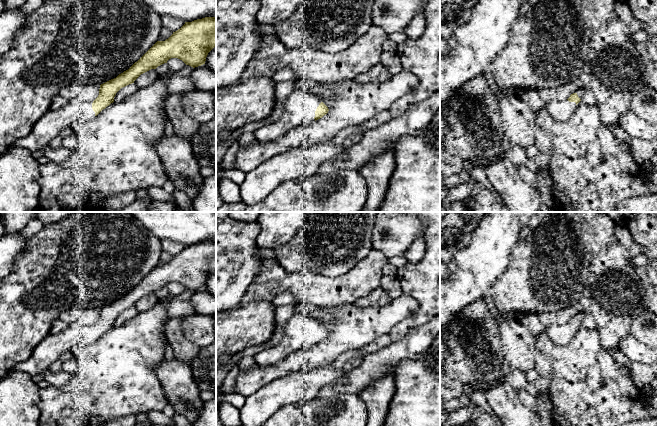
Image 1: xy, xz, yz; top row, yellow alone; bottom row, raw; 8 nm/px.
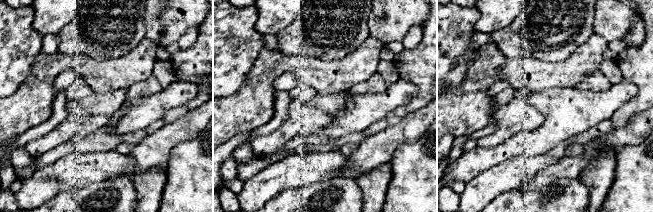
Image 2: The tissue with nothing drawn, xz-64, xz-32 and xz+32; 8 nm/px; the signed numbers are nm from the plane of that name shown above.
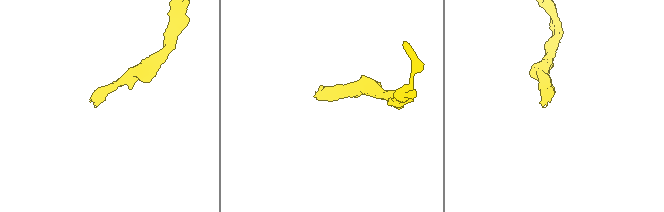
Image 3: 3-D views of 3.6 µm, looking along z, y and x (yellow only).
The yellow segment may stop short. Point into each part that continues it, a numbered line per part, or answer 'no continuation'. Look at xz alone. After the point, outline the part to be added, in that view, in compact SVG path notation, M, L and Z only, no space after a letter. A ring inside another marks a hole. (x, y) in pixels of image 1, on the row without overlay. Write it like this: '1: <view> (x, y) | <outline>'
1: xz (300, 330) | M295 312L285 325L280 342L254 355L258 365L274 365L303 347L315 345L315 335L321 324L311 315Z

